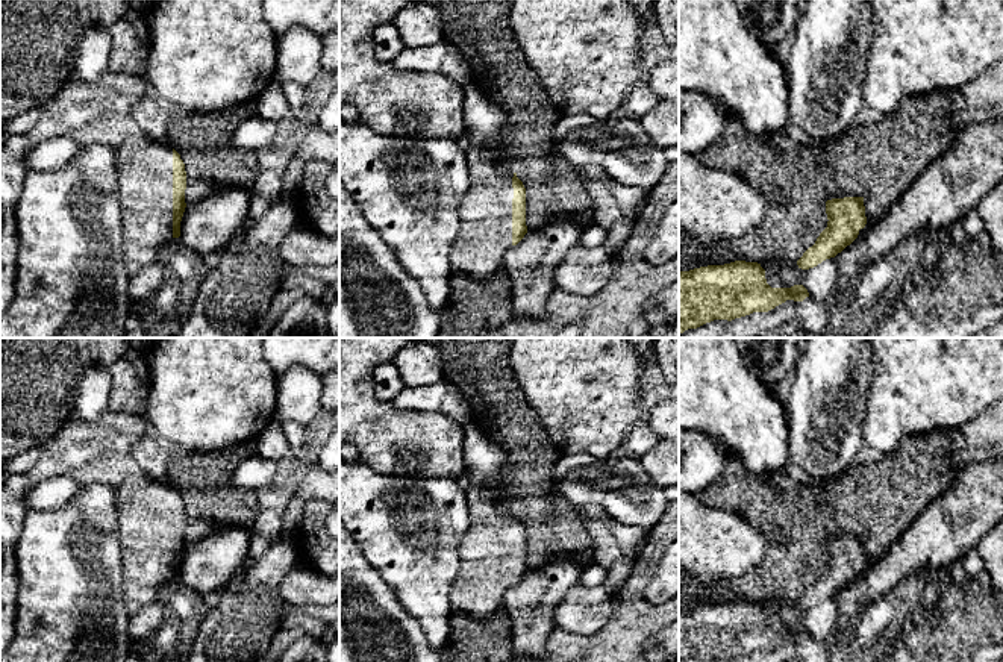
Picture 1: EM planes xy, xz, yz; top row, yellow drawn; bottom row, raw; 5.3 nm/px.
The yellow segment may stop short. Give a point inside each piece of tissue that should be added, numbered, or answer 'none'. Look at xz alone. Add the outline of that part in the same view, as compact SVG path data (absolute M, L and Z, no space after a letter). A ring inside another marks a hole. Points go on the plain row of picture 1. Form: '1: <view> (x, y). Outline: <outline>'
1: xz (485, 550). Outline: M462 479L468 501L470 527L458 547L461 568L448 592L453 612L477 620L502 609L512 585L512 517L509 500L491 495L492 482Z

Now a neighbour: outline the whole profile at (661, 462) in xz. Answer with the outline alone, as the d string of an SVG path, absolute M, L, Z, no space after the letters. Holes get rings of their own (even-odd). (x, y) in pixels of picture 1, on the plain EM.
M661 441L639 457L650 480L661 486L679 486L679 444Z

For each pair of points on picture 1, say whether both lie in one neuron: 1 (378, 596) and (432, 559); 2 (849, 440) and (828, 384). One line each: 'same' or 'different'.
1: different
2: same

